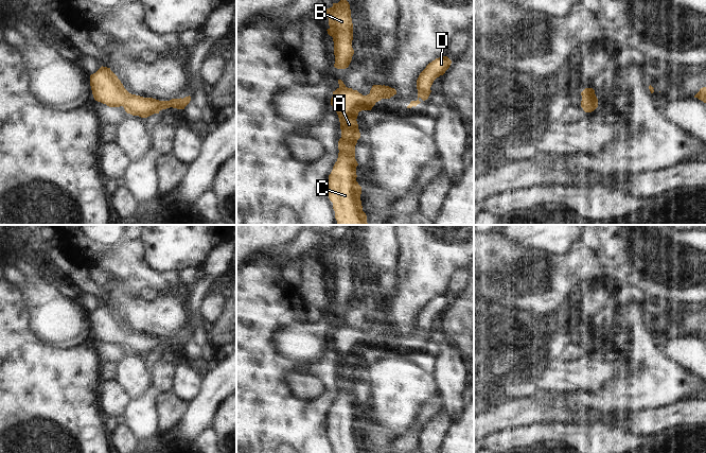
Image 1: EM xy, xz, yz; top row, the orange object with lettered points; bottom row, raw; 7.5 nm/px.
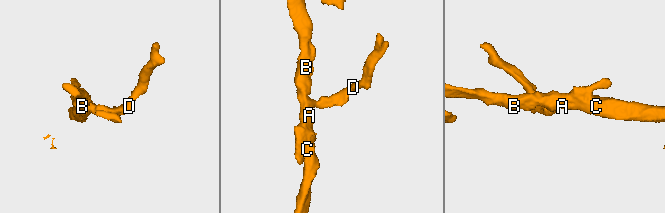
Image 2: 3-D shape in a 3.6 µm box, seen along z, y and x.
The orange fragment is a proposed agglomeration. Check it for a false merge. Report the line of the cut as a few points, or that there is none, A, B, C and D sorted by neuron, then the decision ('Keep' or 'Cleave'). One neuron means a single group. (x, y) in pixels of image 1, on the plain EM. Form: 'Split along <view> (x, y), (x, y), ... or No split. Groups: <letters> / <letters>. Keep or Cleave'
No split. Groups: A B C D. Keep

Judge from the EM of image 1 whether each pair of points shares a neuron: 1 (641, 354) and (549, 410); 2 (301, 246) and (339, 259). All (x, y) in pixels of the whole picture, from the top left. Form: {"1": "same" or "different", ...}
{"1": "different", "2": "same"}

